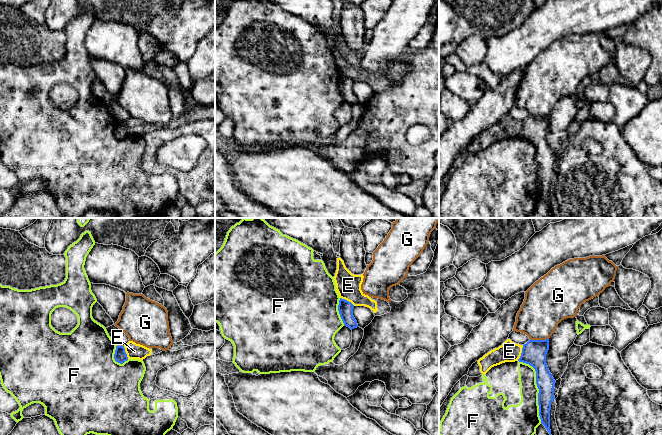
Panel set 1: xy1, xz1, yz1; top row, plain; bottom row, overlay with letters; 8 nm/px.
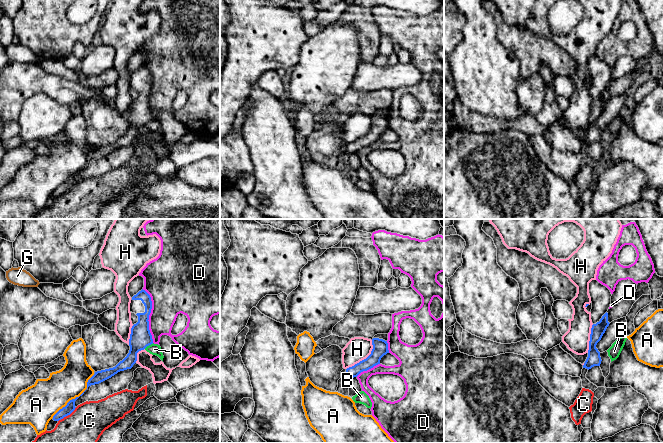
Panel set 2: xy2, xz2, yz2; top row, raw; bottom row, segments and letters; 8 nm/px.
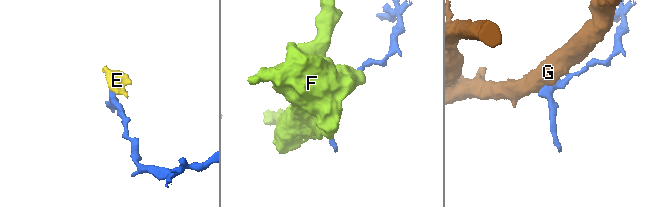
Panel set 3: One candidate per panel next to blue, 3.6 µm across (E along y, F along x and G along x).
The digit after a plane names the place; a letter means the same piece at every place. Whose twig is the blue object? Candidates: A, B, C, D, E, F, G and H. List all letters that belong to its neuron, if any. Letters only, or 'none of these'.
none of these

